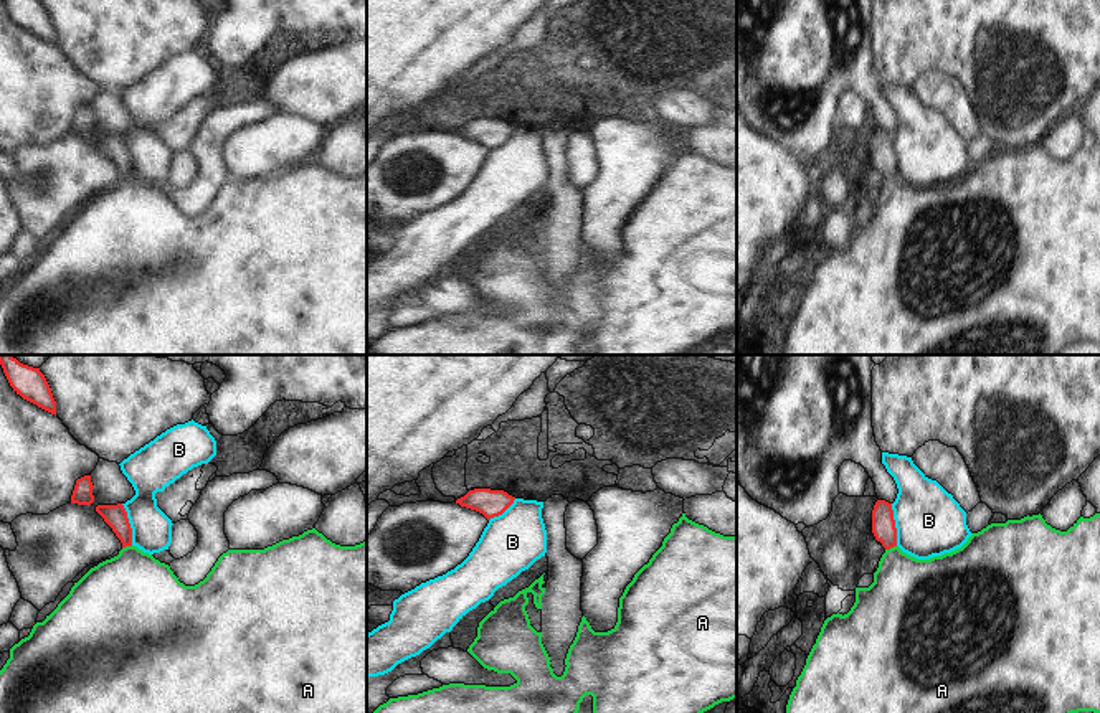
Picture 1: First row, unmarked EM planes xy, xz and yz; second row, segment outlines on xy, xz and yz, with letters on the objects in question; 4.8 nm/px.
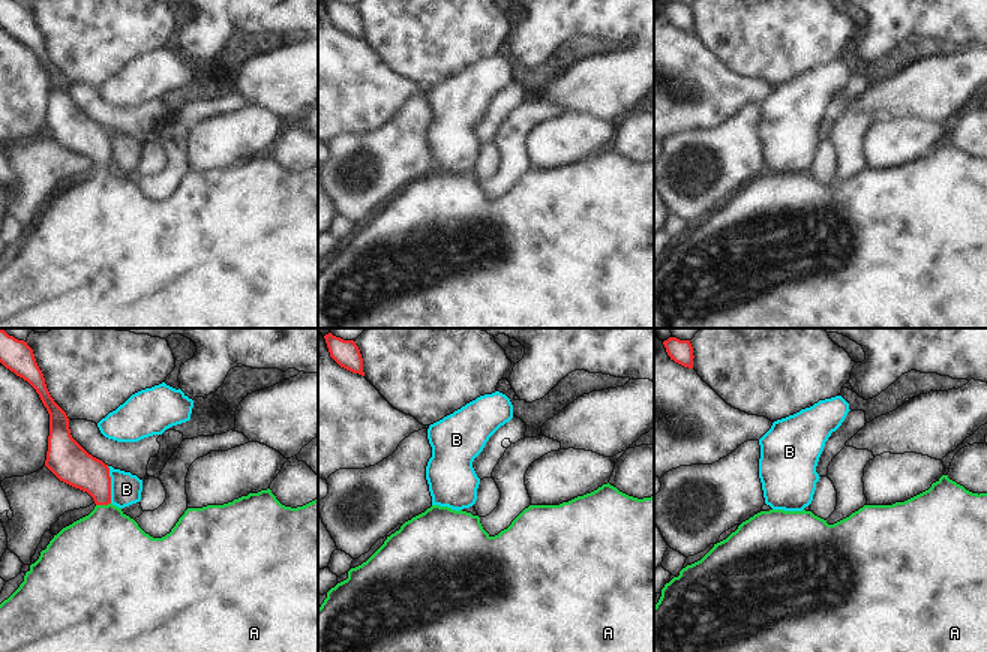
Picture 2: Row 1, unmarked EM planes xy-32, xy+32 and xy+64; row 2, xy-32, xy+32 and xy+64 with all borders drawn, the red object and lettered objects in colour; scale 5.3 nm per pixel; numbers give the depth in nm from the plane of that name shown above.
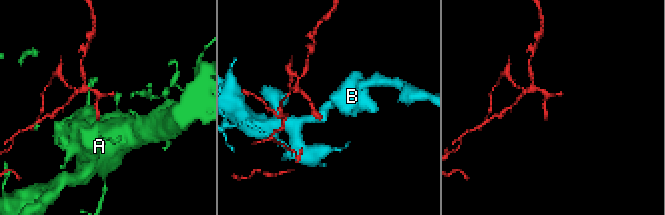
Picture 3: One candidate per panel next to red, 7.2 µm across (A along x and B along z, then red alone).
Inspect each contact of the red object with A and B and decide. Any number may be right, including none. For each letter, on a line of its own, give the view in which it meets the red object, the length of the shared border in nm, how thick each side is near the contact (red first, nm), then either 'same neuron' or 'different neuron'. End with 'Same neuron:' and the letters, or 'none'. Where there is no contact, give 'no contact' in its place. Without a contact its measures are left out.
A: meets red in yz; contact 60 nm long; 120 nm thick on the red side, 360 nm on the other; same neuron
B: meets red in xy; contact 220 nm long; 110 nm thick on the red side, 190 nm on the other; different neuron
Same neuron: A

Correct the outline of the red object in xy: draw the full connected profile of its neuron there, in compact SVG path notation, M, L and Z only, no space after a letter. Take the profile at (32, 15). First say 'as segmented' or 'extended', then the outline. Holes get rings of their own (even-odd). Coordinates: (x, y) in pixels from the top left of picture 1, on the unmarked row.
as segmented; M3 0L3 3L17 25L56 46L56 31L40 0Z

